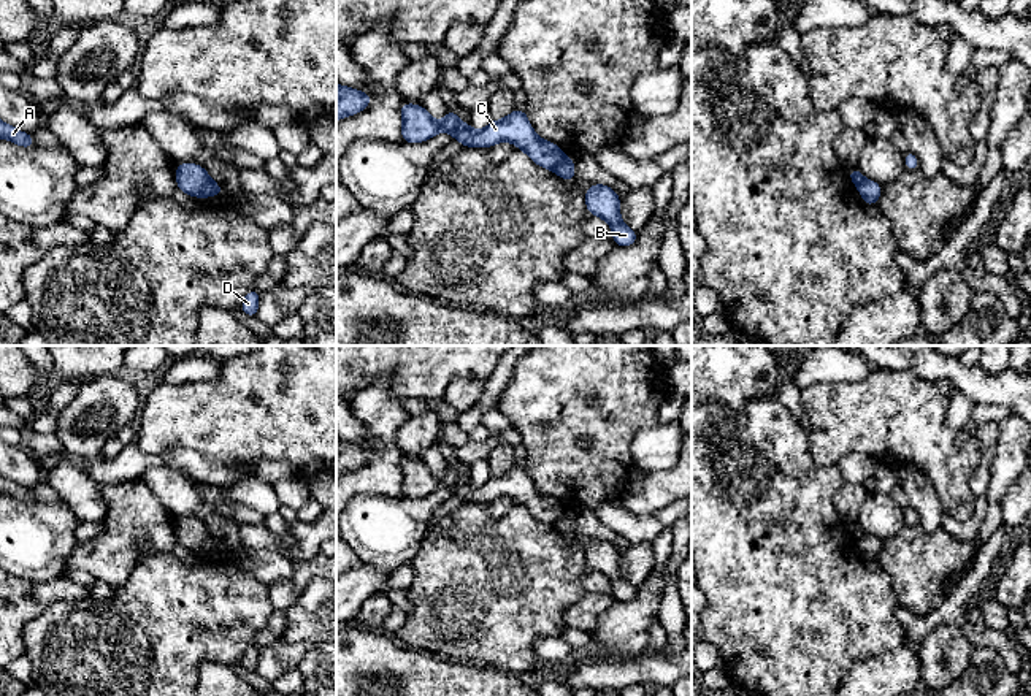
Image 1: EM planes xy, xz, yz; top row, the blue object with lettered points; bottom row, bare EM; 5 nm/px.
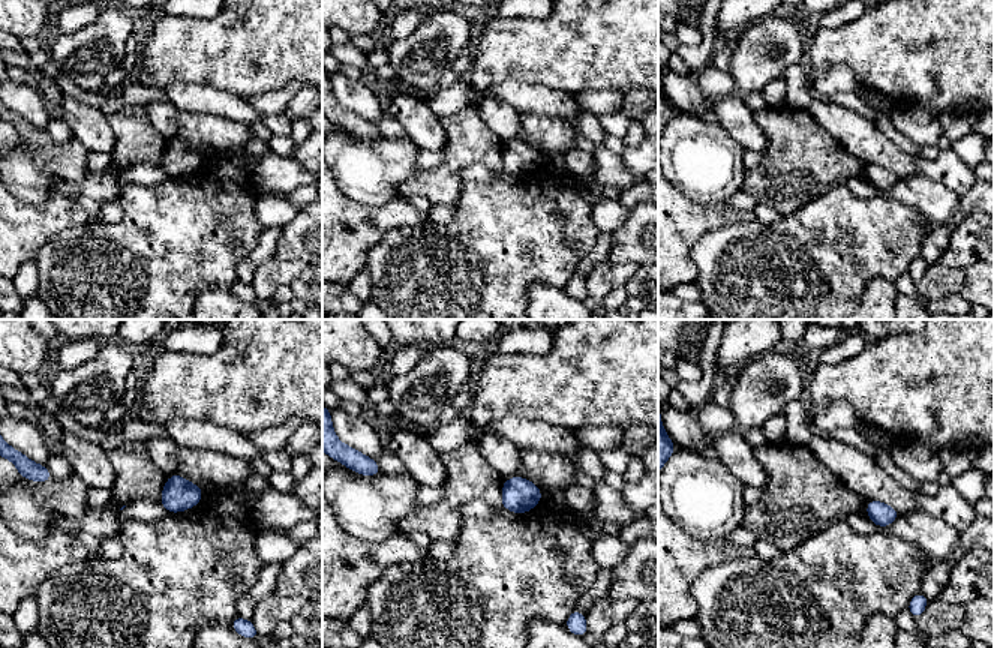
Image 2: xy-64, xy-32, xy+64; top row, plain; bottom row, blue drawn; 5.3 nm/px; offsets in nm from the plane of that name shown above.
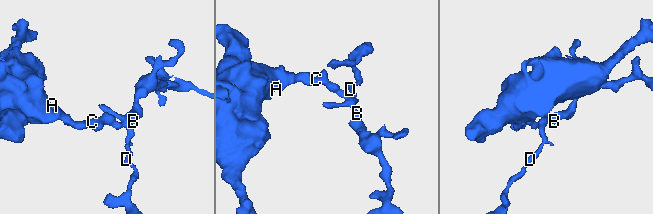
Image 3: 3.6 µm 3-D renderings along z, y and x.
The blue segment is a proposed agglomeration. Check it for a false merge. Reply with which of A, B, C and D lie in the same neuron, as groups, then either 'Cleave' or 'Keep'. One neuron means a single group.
Groups: A C / B D. Cleave

